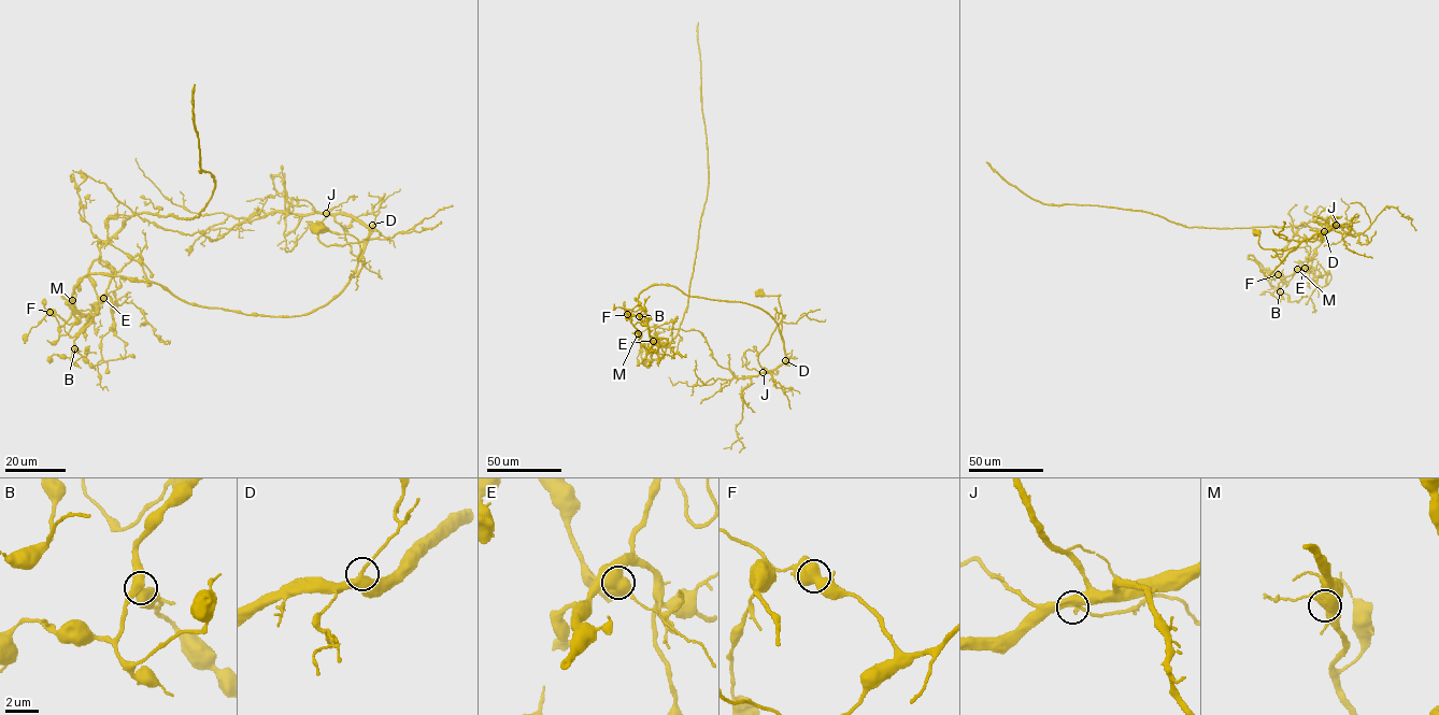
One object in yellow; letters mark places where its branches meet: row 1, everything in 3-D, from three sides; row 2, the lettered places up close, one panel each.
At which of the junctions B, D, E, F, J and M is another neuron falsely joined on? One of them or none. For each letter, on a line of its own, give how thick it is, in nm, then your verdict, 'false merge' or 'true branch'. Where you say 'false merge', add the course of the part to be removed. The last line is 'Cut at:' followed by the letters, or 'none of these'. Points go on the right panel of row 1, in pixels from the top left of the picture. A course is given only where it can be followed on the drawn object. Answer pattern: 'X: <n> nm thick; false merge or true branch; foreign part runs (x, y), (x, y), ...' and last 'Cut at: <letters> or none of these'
B: 440 nm thick; true branch
D: 440 nm thick; true branch
E: 600 nm thick; false merge; foreign part runs (1305, 267), (1323, 241), (1314, 228), (1186, 227), (1140, 211), (1044, 204), (1008, 184), (986, 161)
F: 600 nm thick; true branch
J: 480 nm thick; true branch
M: 550 nm thick; true branch
Cut at: E

